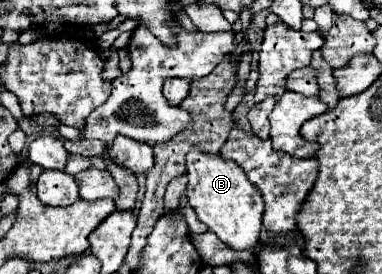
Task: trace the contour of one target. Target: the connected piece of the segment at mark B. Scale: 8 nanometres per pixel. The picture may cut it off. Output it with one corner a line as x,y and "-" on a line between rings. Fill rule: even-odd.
192,147
192,151
186,155
186,167
188,201
198,219
230,249
254,251
260,245
264,201
258,187
248,181
242,167
234,161
224,161
220,155
208,155
198,147

